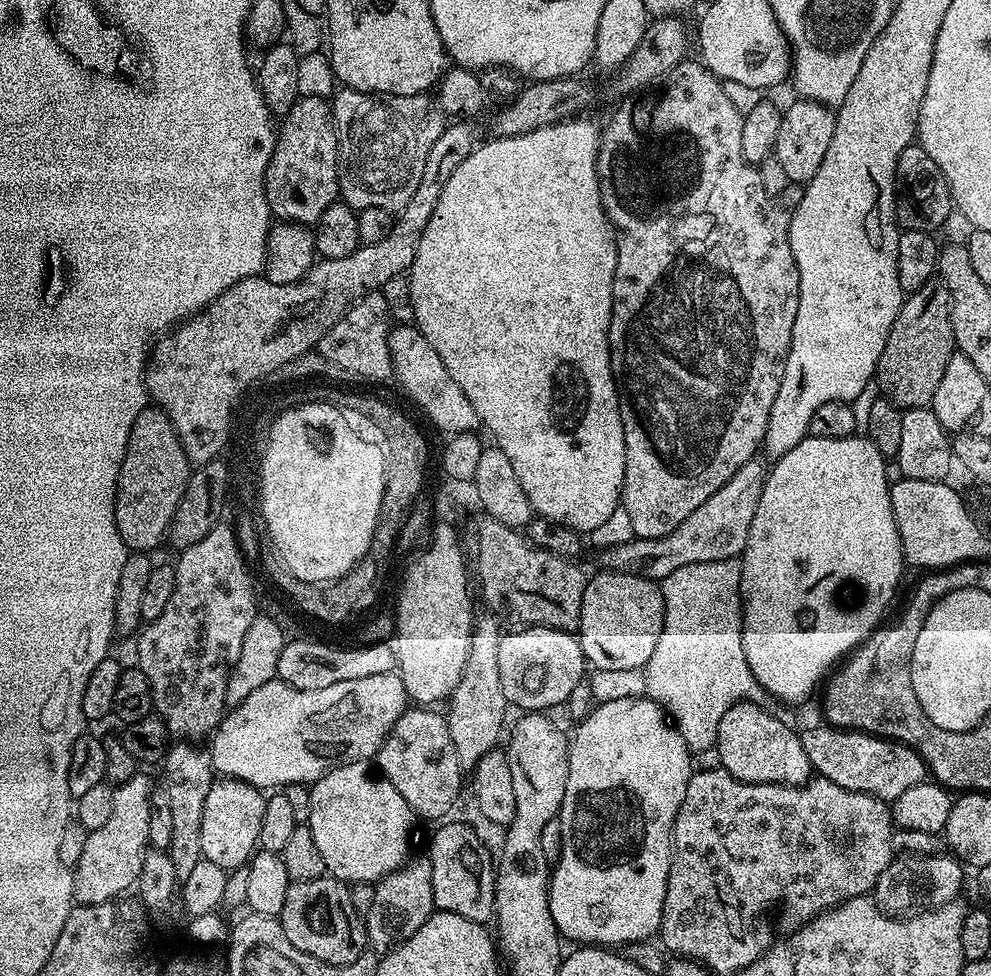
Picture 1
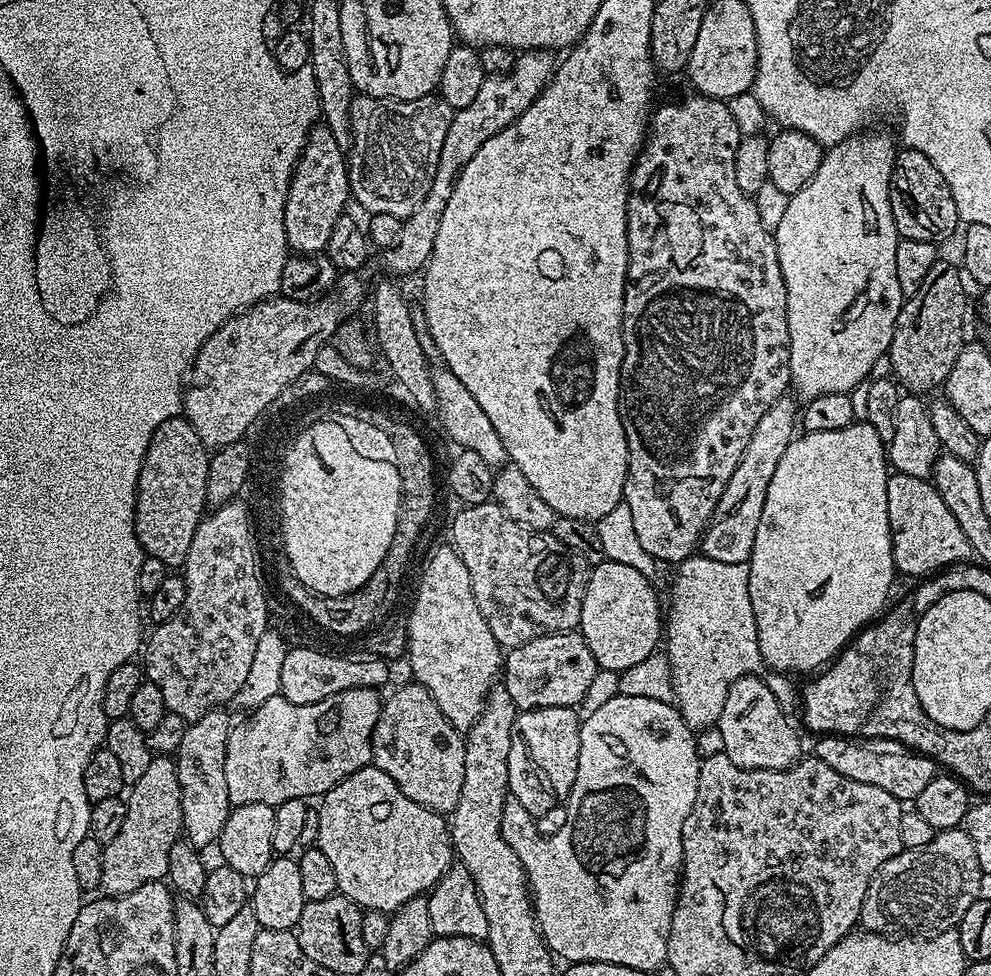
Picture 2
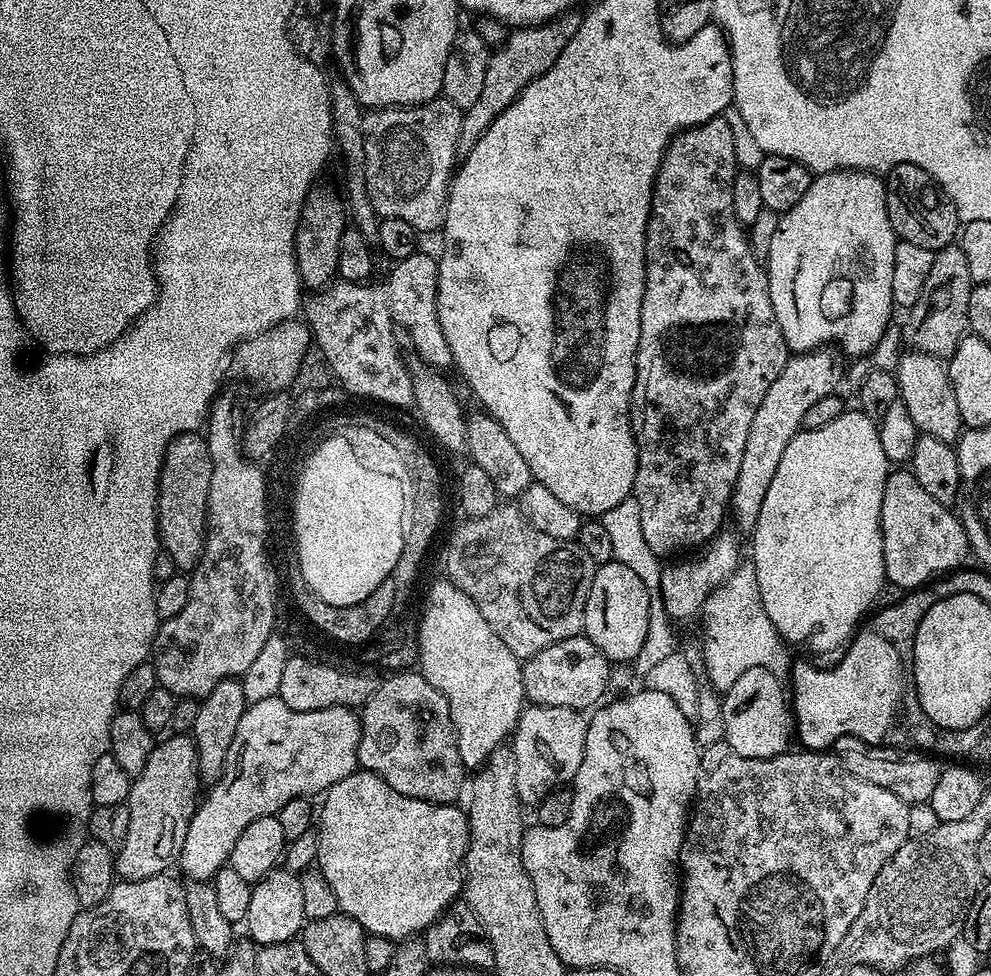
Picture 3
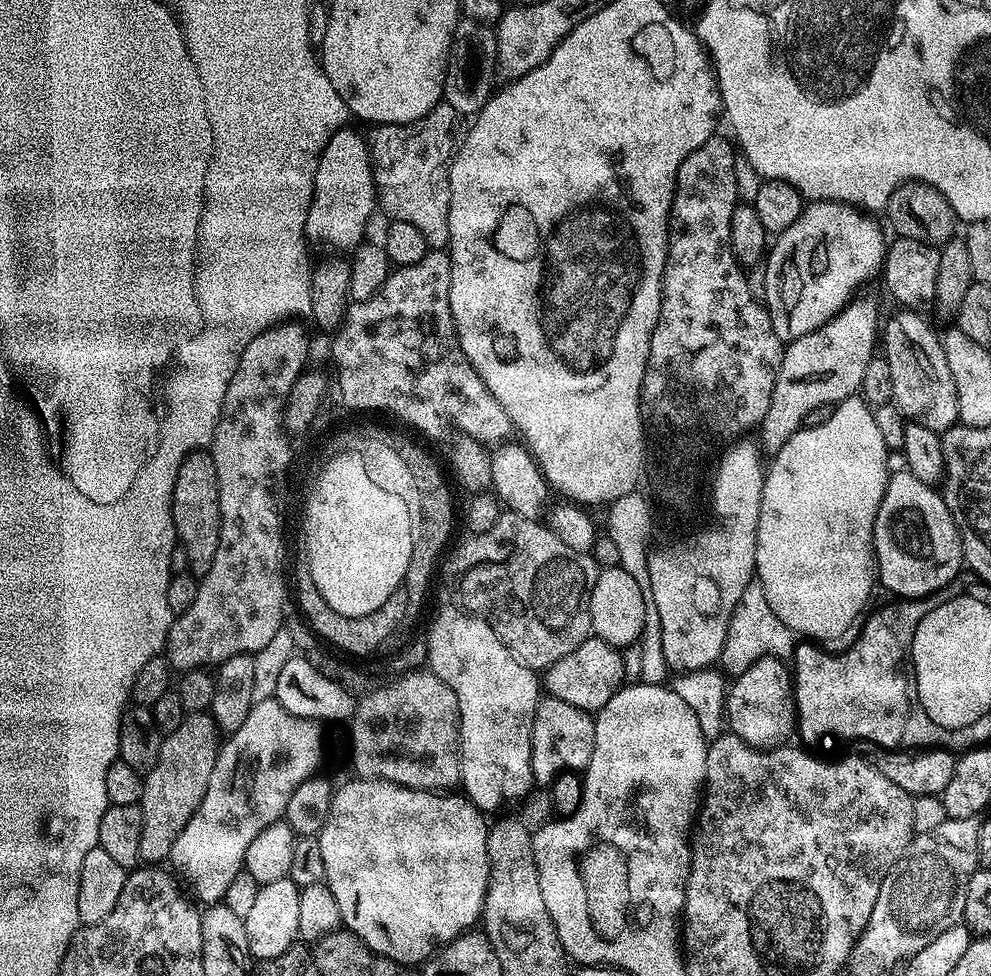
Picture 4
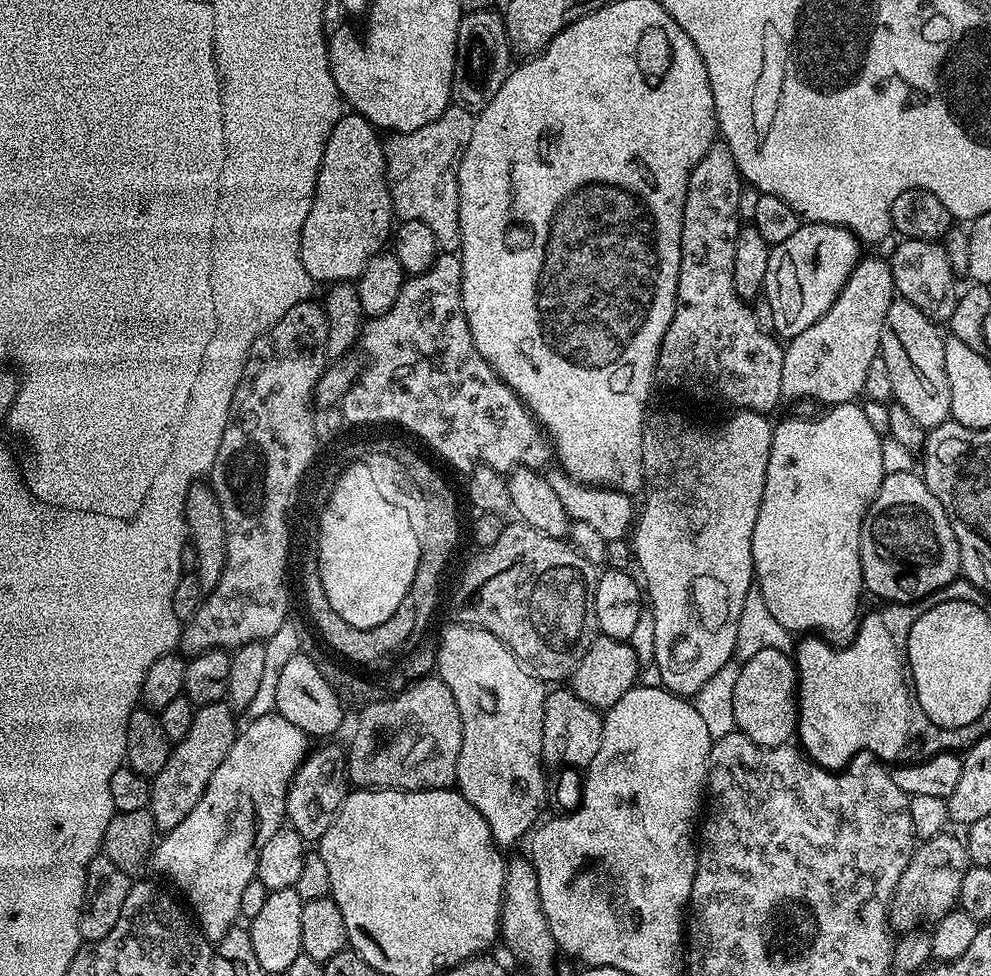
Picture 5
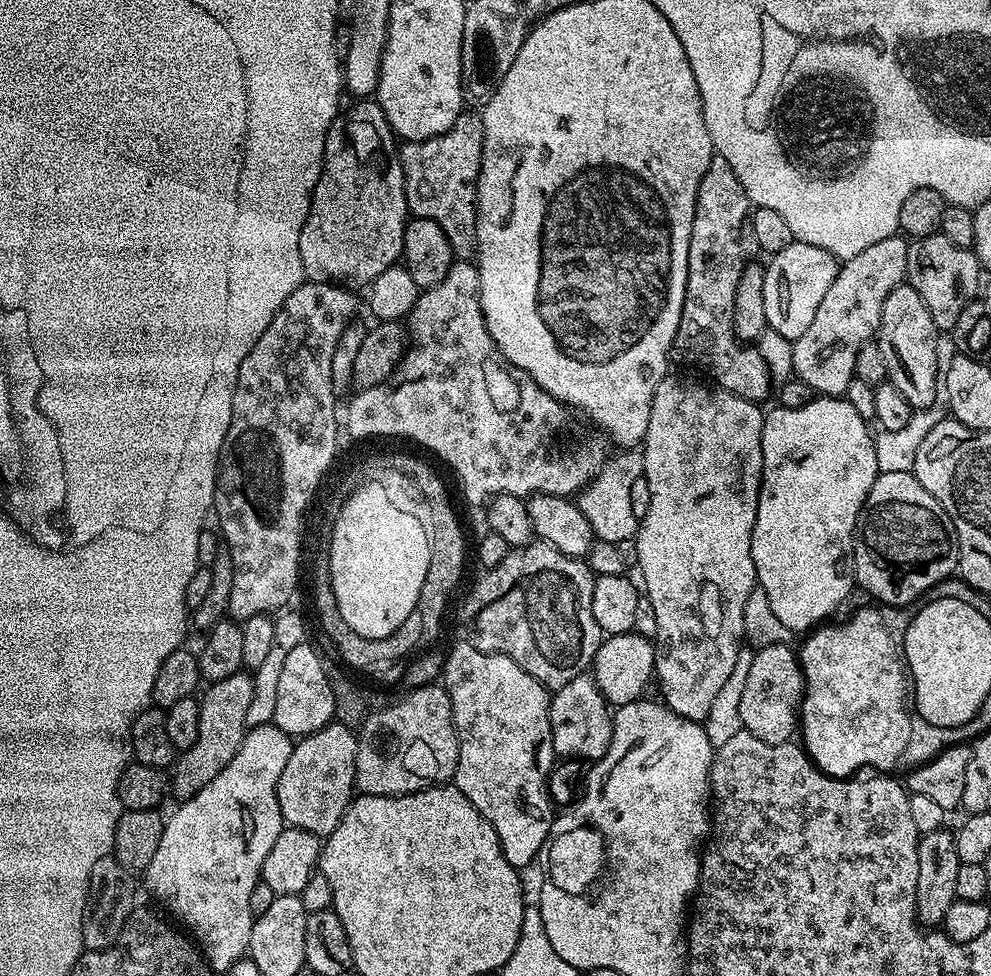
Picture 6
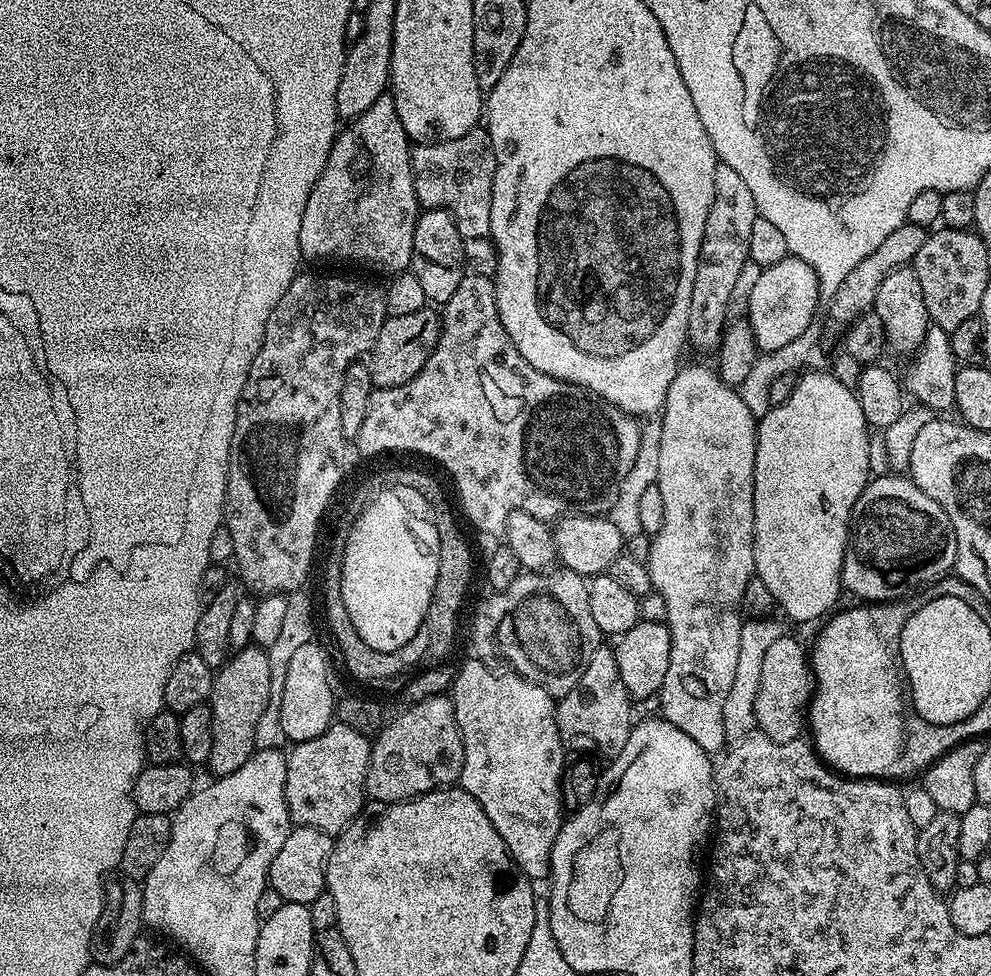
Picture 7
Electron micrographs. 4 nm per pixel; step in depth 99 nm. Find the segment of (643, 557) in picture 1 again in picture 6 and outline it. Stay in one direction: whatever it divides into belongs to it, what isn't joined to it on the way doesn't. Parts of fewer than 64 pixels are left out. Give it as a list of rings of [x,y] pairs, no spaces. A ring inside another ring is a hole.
[[[900,234],[882,238],[882,242],[874,242],[874,246],[862,250],[862,254],[854,254],[854,258],[839,265],[834,283],[822,297],[818,314],[814,314],[814,322],[806,326],[806,334],[790,344],[795,379],[806,382],[813,393],[837,398],[847,393],[856,374],[858,350],[880,329],[886,296],[905,283],[908,245],[909,241]]]

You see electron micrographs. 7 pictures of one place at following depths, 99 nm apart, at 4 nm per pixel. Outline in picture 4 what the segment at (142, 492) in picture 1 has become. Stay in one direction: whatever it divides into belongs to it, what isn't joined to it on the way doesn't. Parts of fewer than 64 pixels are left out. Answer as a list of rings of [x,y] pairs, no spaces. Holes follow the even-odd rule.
[[[197,450],[185,456],[182,466],[178,470],[178,478],[174,482],[172,491],[172,524],[176,528],[176,538],[179,547],[184,548],[188,560],[192,563],[191,575],[199,578],[210,570],[214,554],[218,550],[218,538],[220,537],[220,499],[218,498],[218,478],[216,467],[211,455],[207,451]]]

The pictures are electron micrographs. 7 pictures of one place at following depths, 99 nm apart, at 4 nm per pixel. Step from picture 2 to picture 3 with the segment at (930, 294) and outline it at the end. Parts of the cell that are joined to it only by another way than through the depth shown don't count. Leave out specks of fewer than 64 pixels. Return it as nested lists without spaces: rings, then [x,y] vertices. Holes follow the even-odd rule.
[[[953,242],[947,248],[939,249],[934,258],[934,266],[930,266],[926,286],[922,286],[922,294],[918,298],[918,302],[914,302],[914,306],[907,309],[906,312],[908,321],[904,324],[904,340],[908,343],[907,347],[937,358],[952,356],[958,342],[969,331],[968,307],[973,287],[970,270],[966,270],[966,254],[962,254],[959,243]]]

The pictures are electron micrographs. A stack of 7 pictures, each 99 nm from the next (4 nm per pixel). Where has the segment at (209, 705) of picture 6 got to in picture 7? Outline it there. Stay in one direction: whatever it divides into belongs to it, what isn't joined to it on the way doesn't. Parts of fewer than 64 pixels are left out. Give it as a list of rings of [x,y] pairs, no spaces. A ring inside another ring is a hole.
[[[255,646],[233,651],[220,665],[213,678],[210,697],[214,718],[214,746],[206,765],[213,777],[234,774],[257,751],[258,718],[270,698],[270,658],[267,651]]]

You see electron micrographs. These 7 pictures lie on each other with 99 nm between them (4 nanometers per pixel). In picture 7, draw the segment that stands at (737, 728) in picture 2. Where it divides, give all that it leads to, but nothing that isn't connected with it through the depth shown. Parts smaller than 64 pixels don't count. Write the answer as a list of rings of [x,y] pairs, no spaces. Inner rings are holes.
[[[792,634],[778,638],[766,650],[766,658],[762,661],[762,682],[758,682],[758,698],[754,702],[756,726],[766,734],[766,738],[774,738],[774,742],[790,742],[801,739],[806,728],[806,713],[810,707],[814,691],[814,677],[809,653]]]

